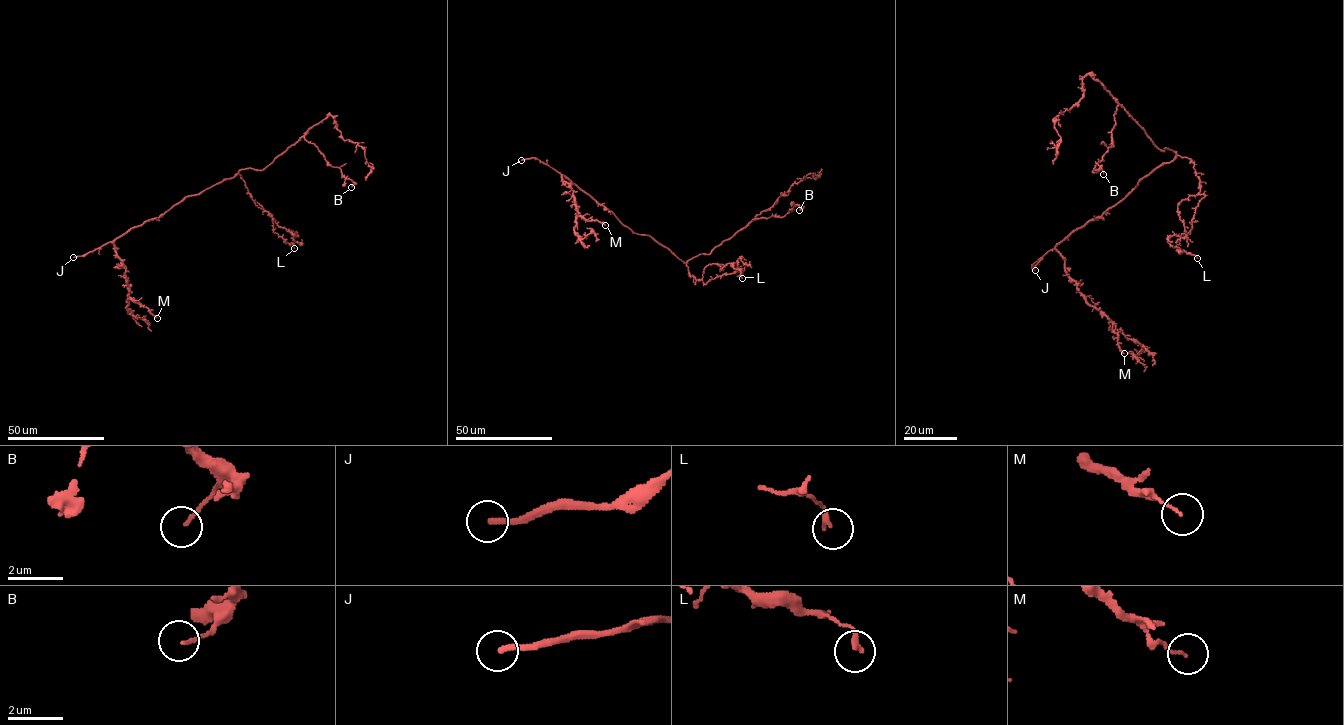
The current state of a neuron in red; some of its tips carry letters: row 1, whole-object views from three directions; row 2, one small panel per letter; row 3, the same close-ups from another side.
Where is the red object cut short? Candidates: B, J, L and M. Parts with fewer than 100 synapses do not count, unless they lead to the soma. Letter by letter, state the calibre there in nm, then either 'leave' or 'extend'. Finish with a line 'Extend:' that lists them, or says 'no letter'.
B: 100 nm | leave
J: 240 nm | extend
L: 180 nm | leave
M: 80 nm | leave
Extend: J

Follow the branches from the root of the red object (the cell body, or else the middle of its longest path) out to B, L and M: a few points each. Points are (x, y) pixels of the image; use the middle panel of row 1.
B: (658, 242), (686, 262), (701, 254), (709, 254), (752, 219), (783, 217), (794, 205), (802, 208), (799, 210)
L: (658, 242), (682, 260), (696, 280), (702, 279), (706, 266), (714, 263), (721, 269), (732, 263), (742, 278)
M: (658, 242), (648, 235), (634, 233), (612, 212), (562, 175), (562, 179), (573, 190), (576, 216), (605, 225)

